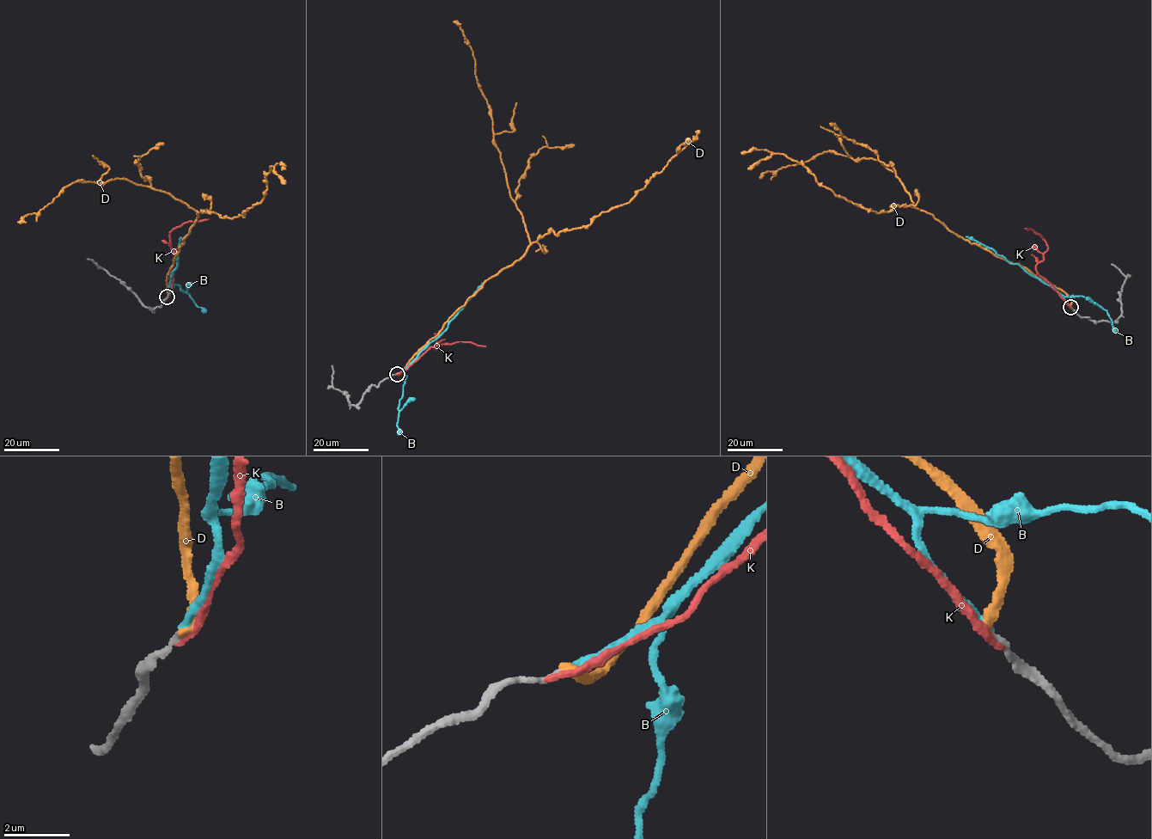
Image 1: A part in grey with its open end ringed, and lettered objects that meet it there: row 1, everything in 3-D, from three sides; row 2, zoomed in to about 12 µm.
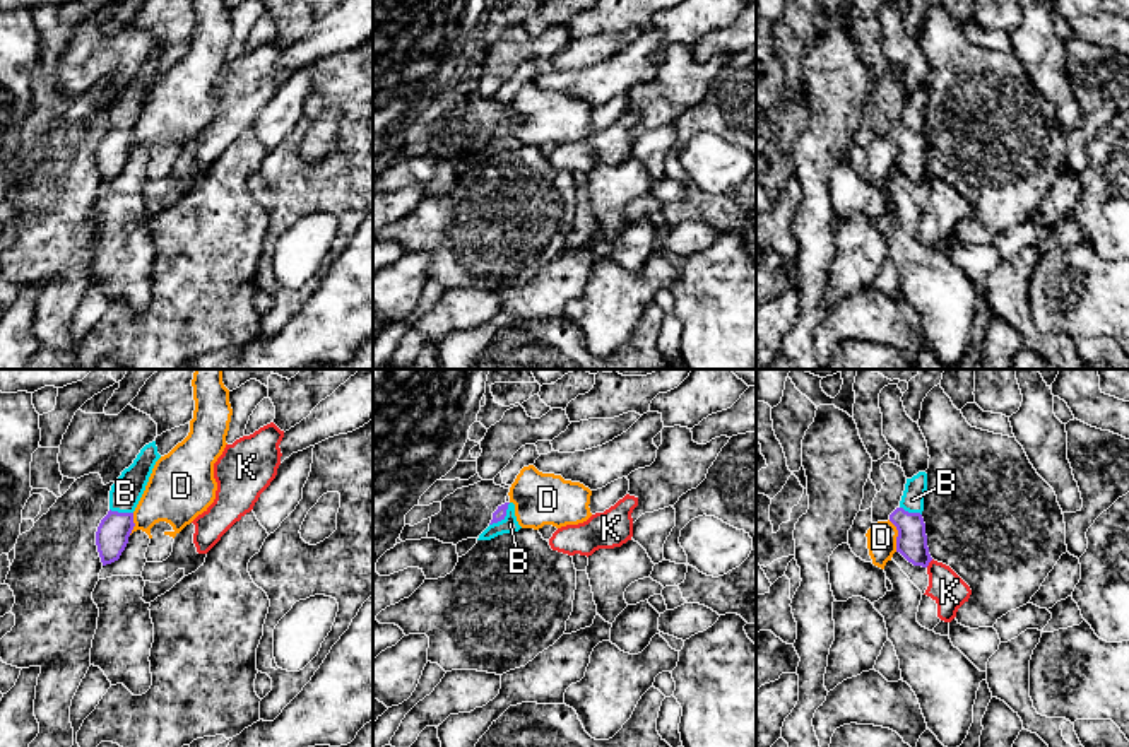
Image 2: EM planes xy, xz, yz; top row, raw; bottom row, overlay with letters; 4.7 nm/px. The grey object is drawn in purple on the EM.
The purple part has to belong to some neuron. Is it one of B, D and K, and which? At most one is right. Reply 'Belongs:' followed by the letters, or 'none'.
Belongs: B

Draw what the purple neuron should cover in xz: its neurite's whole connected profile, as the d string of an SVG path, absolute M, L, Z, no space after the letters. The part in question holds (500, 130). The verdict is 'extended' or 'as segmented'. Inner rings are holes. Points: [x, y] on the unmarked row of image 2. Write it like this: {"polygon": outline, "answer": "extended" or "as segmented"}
{"polygon": "M505 120L493 130L489 144L479 152L477 157L491 157L503 150L518 149L522 144L515 133L515 121Z", "answer": "extended"}

